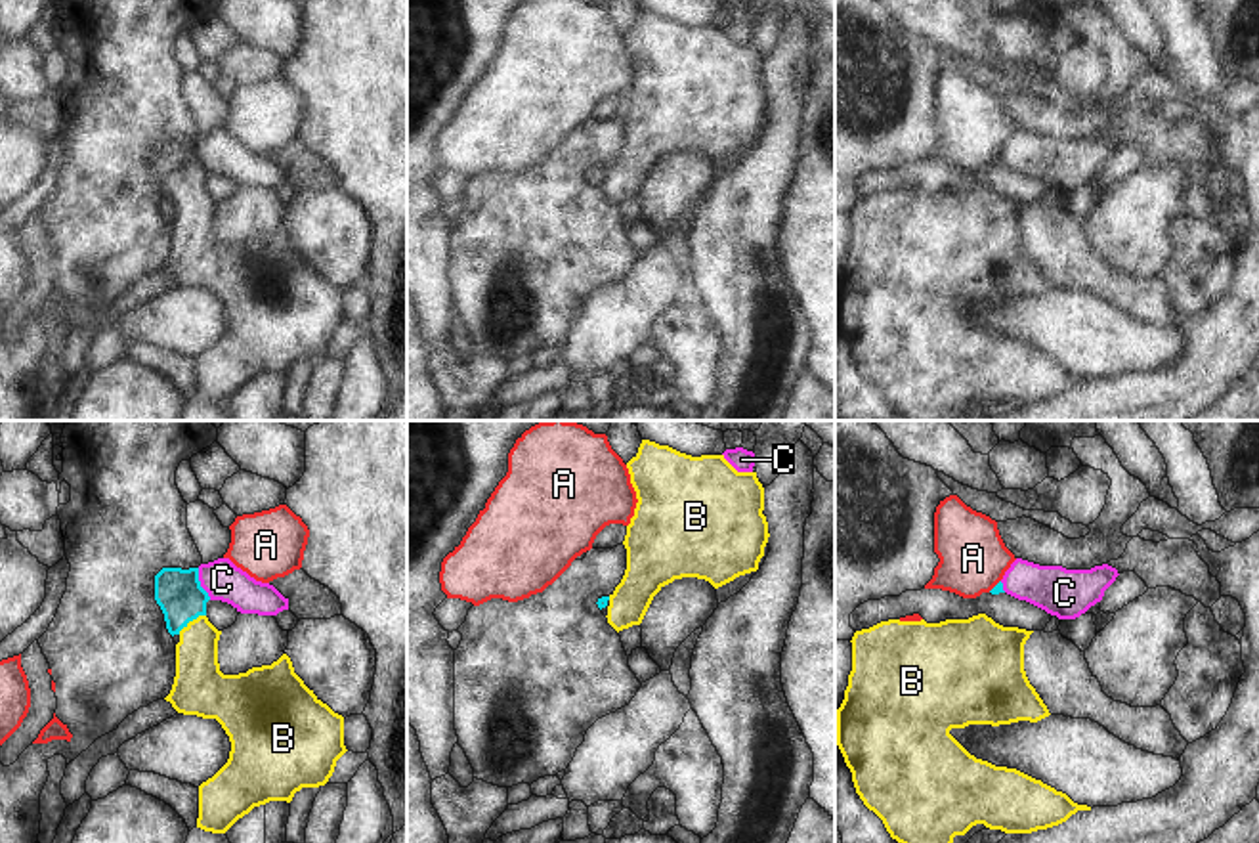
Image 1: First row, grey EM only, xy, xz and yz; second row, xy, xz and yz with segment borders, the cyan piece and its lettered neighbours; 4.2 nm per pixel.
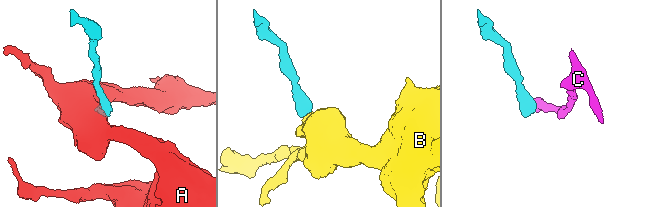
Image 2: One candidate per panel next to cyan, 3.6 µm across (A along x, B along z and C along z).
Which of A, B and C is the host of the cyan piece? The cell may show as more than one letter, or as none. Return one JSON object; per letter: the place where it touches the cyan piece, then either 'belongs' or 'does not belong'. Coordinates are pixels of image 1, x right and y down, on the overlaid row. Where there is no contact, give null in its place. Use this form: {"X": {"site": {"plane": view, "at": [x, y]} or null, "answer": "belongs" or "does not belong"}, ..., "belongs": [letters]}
{"A": {"site": {"plane": "yz", "at": [996, 585]}, "answer": "does not belong"}, "B": {"site": {"plane": "xy", "at": [192, 620]}, "answer": "belongs"}, "C": {"site": {"plane": "xy", "at": [199, 583]}, "answer": "does not belong"}, "belongs": ["B"]}

